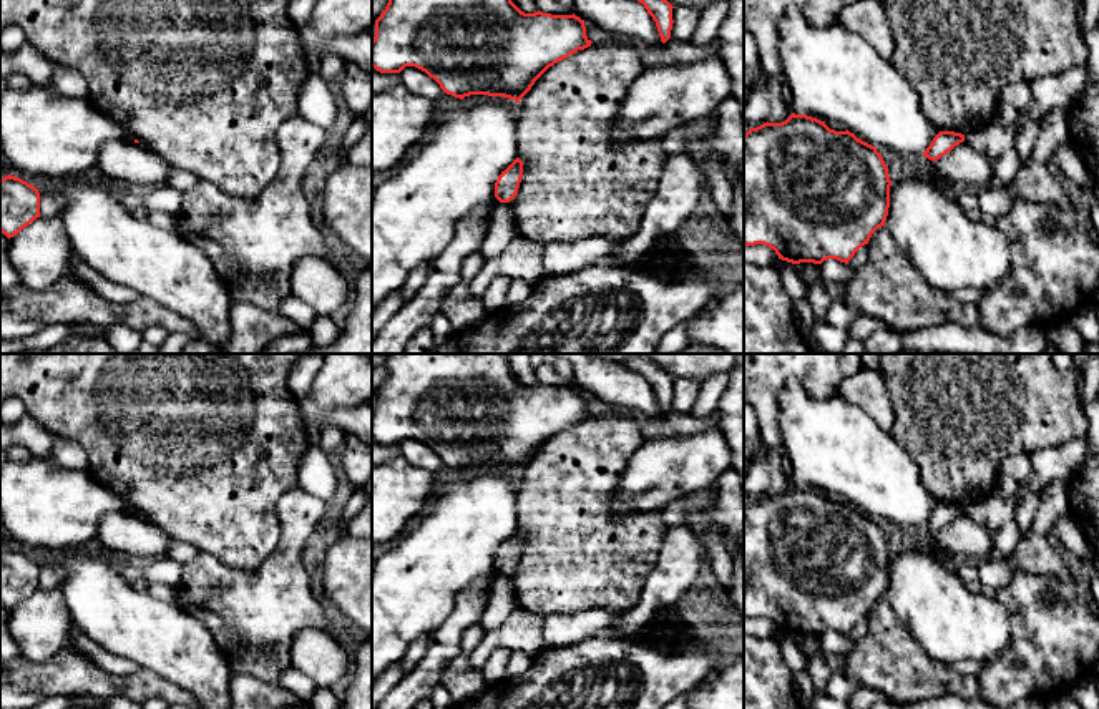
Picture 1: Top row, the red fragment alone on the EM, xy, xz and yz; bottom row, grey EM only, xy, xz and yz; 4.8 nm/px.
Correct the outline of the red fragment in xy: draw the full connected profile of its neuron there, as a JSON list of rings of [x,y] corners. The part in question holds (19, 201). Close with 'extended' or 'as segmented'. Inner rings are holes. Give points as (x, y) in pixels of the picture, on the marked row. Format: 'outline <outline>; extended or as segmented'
outline [[[12,174],[0,179],[0,232],[8,239],[40,218],[40,193]]]; as segmented

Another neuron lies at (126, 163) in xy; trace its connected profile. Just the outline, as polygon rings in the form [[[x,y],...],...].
[[[125,138],[105,143],[98,154],[96,169],[118,186],[166,186],[173,169],[146,146]]]

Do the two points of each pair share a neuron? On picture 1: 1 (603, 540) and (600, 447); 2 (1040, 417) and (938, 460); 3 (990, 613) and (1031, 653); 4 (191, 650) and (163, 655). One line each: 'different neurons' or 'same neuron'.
1: same neuron
2: same neuron
3: different neurons
4: same neuron

